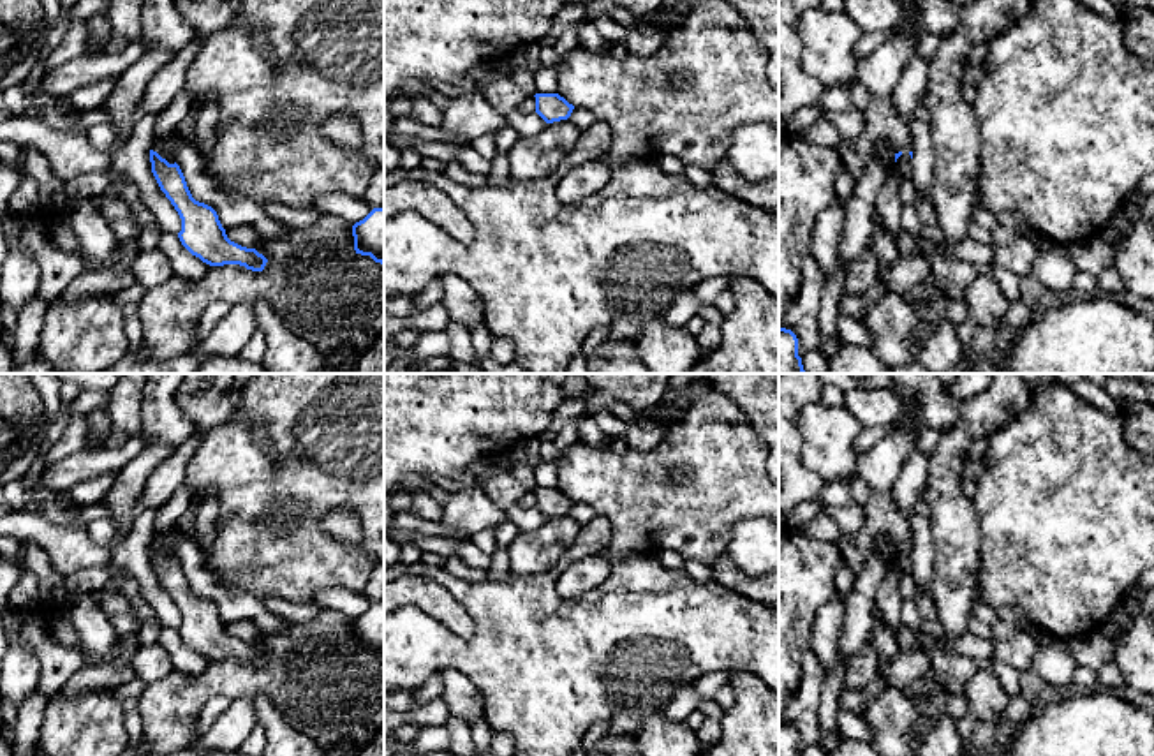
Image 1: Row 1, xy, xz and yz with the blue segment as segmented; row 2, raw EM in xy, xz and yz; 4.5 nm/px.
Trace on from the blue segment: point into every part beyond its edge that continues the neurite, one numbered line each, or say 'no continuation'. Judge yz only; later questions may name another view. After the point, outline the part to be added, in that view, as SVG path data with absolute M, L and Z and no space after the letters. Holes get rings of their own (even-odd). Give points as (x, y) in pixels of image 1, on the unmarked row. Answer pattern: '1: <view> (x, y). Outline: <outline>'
1: yz (880, 467). Outline: M909 402L907 421L888 430L881 442L860 456L858 476L870 488L870 497L862 506L863 523L854 534L840 536L837 541L844 560L853 567L860 567L870 555L879 534L888 536L895 548L913 546L913 530L895 502L893 485L906 460L916 451L918 414L918 404Z

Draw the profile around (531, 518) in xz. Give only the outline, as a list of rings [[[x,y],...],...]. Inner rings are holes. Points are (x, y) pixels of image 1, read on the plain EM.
[[[518,504],[504,511],[506,520],[520,527],[522,532],[530,532],[539,529],[548,518],[537,508],[522,508]]]

